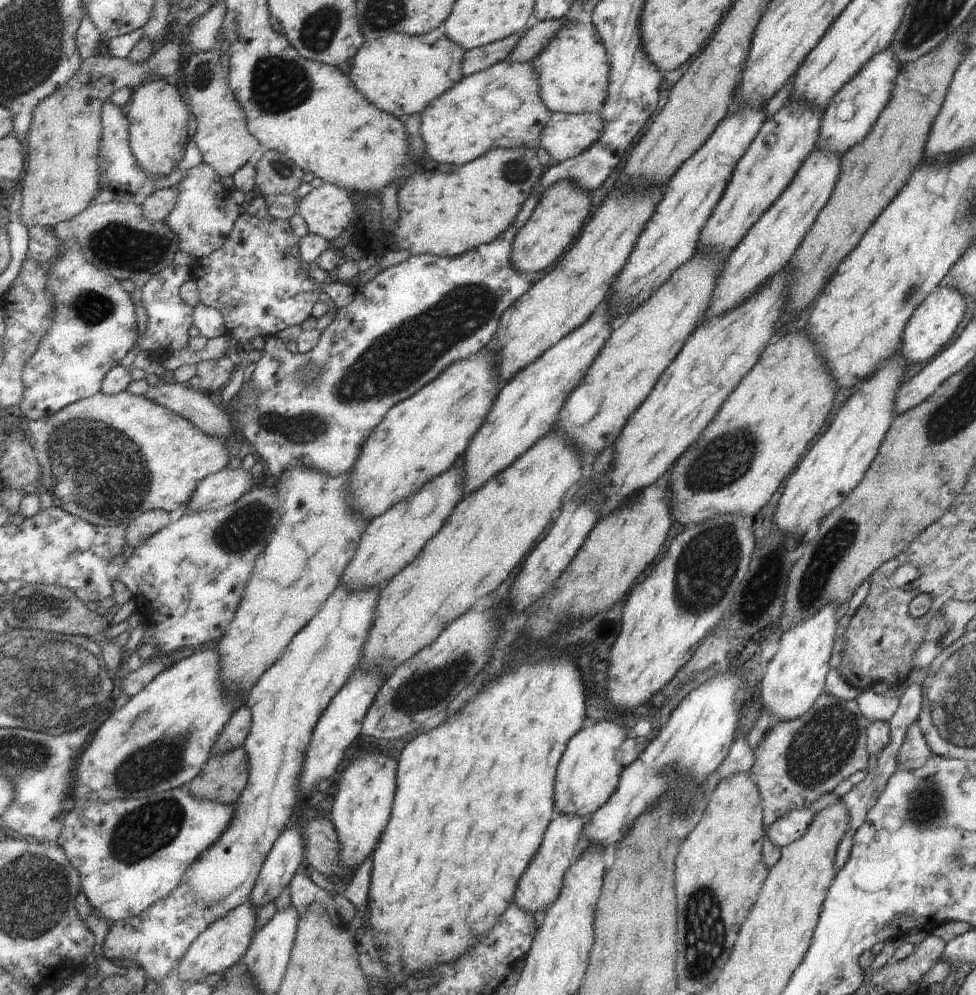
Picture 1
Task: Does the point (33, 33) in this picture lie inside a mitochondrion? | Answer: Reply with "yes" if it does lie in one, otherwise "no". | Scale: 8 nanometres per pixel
yes

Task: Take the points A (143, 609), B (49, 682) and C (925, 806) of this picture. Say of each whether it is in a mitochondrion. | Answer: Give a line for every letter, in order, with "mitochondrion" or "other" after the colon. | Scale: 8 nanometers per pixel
A: other
B: mitochondrion
C: mitochondrion

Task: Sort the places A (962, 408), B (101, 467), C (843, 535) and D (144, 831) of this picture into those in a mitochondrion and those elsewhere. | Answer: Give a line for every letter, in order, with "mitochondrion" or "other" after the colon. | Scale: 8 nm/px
A: mitochondrion
B: mitochondrion
C: mitochondrion
D: mitochondrion

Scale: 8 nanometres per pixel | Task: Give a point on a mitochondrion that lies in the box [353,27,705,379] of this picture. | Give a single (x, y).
(518, 171)

